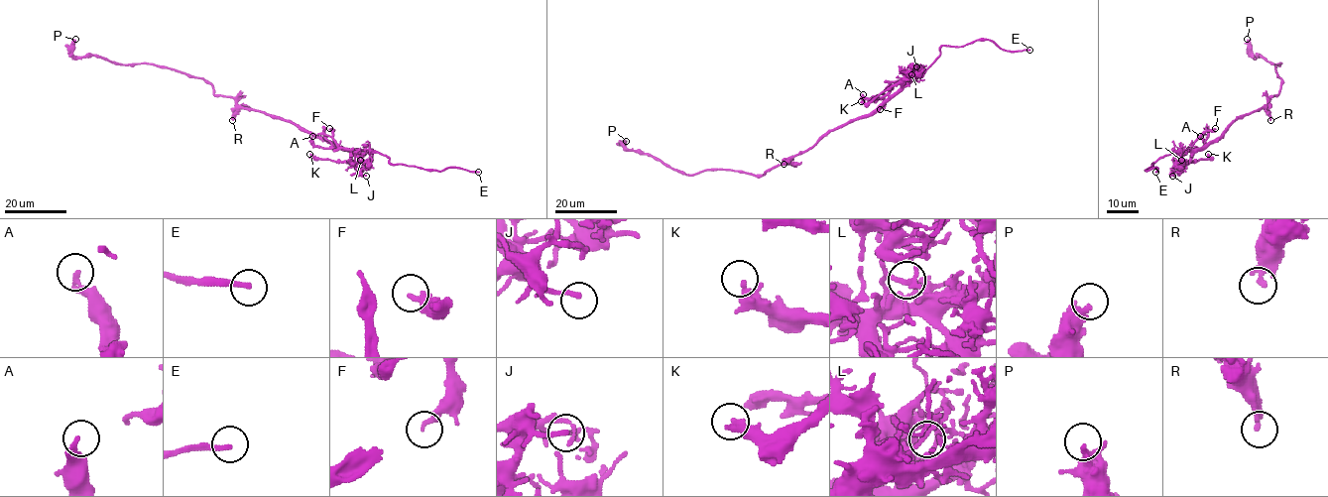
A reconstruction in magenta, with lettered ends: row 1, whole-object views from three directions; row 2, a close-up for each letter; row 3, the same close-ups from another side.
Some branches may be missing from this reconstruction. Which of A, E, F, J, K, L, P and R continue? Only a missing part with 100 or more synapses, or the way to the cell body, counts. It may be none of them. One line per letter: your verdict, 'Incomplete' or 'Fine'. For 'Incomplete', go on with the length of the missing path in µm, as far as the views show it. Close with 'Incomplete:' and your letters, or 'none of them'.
A: Fine
E: Incomplete. Missing length about 15 µm
F: Fine
J: Fine
K: Fine
L: Fine
P: Fine
R: Fine
Incomplete: E

